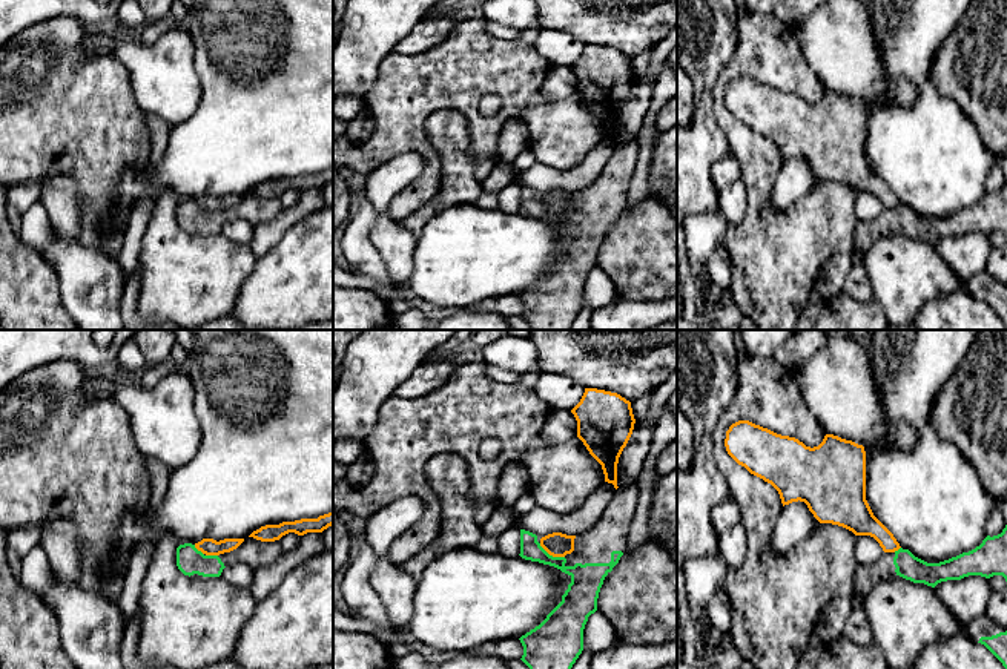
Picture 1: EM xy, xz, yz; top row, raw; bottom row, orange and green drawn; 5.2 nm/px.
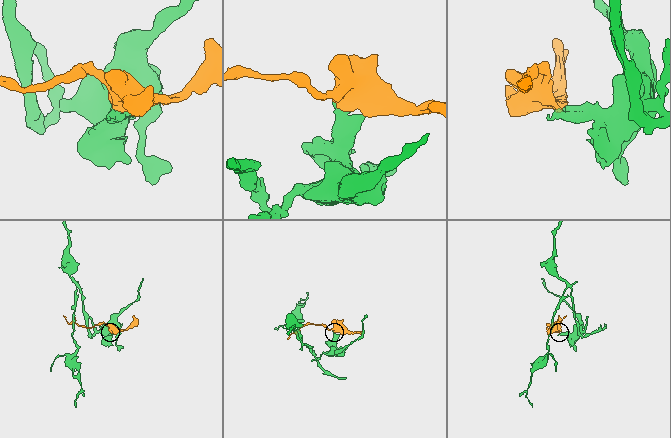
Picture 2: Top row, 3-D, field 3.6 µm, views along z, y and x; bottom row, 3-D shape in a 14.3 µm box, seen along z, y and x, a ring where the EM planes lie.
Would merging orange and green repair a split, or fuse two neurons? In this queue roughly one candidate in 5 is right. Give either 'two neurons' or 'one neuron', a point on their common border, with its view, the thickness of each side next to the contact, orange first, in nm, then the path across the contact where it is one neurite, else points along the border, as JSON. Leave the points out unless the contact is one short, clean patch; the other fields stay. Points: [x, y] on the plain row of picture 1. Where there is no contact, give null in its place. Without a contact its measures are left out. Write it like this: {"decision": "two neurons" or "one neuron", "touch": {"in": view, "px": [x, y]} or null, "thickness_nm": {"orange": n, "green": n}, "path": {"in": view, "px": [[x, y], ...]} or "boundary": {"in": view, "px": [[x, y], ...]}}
{"decision": "two neurons", "touch": {"in": "xz", "px": [551, 210]}, "thickness_nm": {"orange": 130, "green": 160}}

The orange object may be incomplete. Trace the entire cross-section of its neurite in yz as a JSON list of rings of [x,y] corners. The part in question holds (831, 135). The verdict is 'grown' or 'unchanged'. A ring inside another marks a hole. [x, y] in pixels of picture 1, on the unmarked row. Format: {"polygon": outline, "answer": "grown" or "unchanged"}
{"polygon": [[[738,77],[726,87],[728,110],[751,130],[771,140],[781,160],[804,158],[820,180],[832,180],[855,192],[873,193],[884,209],[901,203],[893,190],[873,172],[866,157],[866,107],[863,101],[826,91],[818,103],[806,103],[795,94],[777,91],[749,77]]], "answer": "unchanged"}

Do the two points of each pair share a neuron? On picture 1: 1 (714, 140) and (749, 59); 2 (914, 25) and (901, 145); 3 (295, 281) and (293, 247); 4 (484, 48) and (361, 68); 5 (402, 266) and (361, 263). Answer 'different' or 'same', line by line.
1: different
2: same
3: same
4: different
5: different

